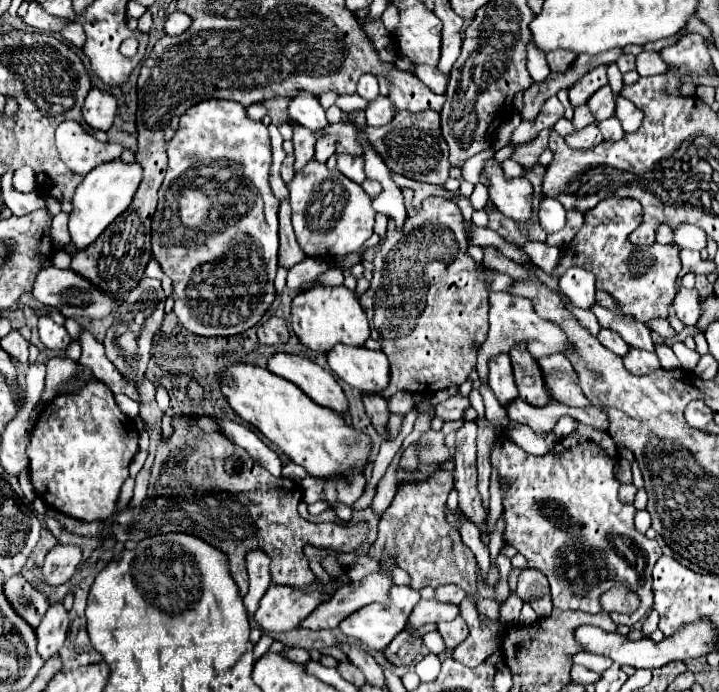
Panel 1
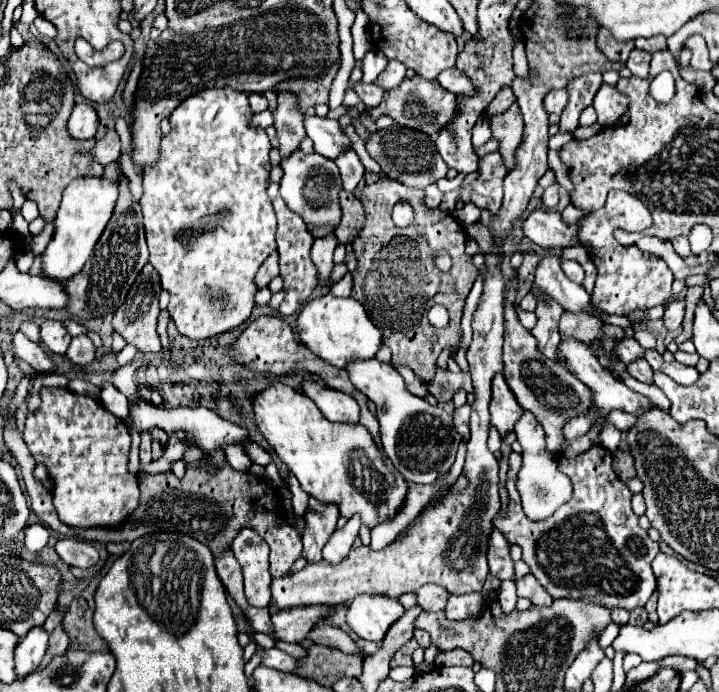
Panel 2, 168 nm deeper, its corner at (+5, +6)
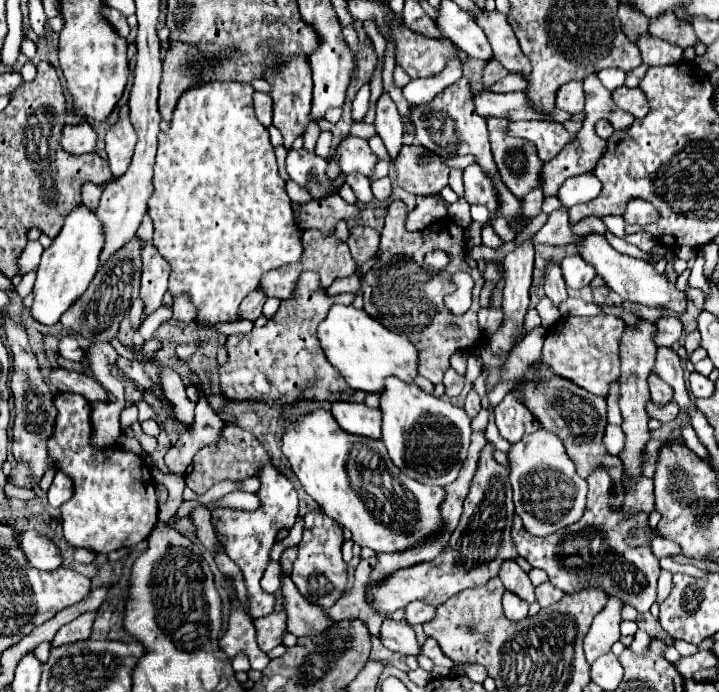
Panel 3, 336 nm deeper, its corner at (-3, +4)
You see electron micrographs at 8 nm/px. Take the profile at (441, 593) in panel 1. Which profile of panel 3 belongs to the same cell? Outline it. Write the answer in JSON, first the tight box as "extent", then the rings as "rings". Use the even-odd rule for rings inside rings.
{"extent":[406,601,436,625],"rings":[[[412,601],[408,607],[406,607],[406,621],[410,625],[416,625],[416,623],[426,623],[430,619],[436,617],[436,605],[430,605],[430,603],[422,603],[422,601]]]}

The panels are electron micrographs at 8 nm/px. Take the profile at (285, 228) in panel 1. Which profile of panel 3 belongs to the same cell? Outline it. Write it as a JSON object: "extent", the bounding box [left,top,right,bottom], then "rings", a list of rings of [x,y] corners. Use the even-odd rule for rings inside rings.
{"extent":[240,287,266,321],"rings":[[[256,287],[256,291],[252,291],[248,295],[248,299],[244,299],[244,303],[240,305],[240,319],[252,319],[256,321],[262,313],[262,307],[266,303],[266,295],[262,291],[262,287]]]}

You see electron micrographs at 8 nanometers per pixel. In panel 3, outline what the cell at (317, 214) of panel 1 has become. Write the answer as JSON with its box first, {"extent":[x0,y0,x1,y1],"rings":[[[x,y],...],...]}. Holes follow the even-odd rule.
{"extent":[286,147,336,199],"rings":[[[304,147],[290,149],[286,157],[286,171],[290,179],[304,187],[312,195],[312,199],[324,199],[336,193],[334,179],[326,175],[328,165],[330,165],[328,159],[314,155]]]}

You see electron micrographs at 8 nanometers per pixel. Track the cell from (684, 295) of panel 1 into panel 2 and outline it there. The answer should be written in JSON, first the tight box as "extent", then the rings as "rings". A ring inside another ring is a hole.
{"extent":[664,299,684,331],"rings":[[[674,299],[666,305],[666,311],[664,311],[664,327],[668,331],[678,331],[682,327],[682,319],[684,319],[684,301],[682,299]]]}

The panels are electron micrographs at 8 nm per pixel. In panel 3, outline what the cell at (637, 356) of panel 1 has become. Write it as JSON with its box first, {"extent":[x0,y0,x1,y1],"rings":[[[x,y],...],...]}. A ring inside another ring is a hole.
{"extent":[648,373,672,405],"rings":[[[652,373],[648,377],[650,383],[650,393],[652,393],[652,401],[658,405],[664,405],[668,401],[672,401],[672,387],[668,387],[668,383],[664,383],[656,373]]]}

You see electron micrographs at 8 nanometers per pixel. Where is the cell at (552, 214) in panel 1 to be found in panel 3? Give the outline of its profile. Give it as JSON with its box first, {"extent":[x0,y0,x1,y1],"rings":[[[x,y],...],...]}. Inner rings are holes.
{"extent":[558,173,600,209],"rings":[[[584,173],[584,175],[572,177],[564,183],[558,191],[558,199],[564,207],[570,209],[576,203],[586,203],[586,201],[594,199],[598,193],[600,193],[600,181],[592,173]]]}

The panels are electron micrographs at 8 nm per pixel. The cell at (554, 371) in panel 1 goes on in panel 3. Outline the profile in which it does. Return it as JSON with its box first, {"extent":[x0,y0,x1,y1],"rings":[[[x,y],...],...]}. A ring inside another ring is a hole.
{"extent":[544,265,568,307],"rings":[[[548,265],[548,271],[546,271],[546,283],[544,283],[544,289],[546,289],[546,297],[550,297],[550,301],[558,307],[562,301],[568,299],[568,293],[566,293],[566,283],[564,283],[564,277],[562,277],[562,271],[558,265]]]}

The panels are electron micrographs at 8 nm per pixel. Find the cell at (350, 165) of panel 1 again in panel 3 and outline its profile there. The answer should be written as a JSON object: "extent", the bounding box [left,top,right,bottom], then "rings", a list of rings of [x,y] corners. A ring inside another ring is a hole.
{"extent":[346,173,374,203],"rings":[[[360,173],[346,175],[346,183],[352,187],[352,191],[354,191],[354,195],[358,197],[358,201],[362,201],[362,203],[372,203],[374,195],[372,195],[372,191],[370,191],[370,181],[368,181],[364,175],[360,175]]]}

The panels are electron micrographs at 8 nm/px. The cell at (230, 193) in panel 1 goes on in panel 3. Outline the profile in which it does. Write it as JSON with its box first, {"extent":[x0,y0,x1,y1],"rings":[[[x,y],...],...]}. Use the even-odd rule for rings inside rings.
{"extent":[148,83,302,333],"rings":[[[208,83],[204,87],[196,87],[192,91],[186,91],[180,97],[180,103],[176,105],[170,129],[166,133],[158,135],[158,155],[156,155],[156,165],[154,165],[154,193],[148,201],[148,213],[154,221],[154,247],[158,253],[170,263],[172,273],[170,273],[170,293],[174,297],[178,295],[188,295],[194,309],[196,309],[196,319],[194,327],[198,333],[208,333],[216,331],[218,323],[234,323],[238,321],[240,315],[240,303],[242,299],[254,291],[260,283],[260,277],[276,267],[294,263],[302,255],[302,245],[300,245],[300,231],[294,225],[294,213],[292,213],[292,201],[284,193],[284,179],[278,175],[278,165],[276,165],[276,155],[274,147],[270,143],[270,133],[268,129],[258,121],[254,113],[254,87],[250,83]]]}

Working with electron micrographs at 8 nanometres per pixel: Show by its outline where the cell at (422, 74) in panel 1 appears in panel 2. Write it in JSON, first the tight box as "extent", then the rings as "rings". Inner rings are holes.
{"extent":[436,67,476,95],"rings":[[[456,67],[446,69],[444,73],[440,73],[436,81],[444,89],[448,89],[450,93],[454,93],[454,95],[460,95],[460,93],[476,93],[476,87],[472,85],[472,81],[468,81],[468,77],[464,77],[464,73],[460,69],[456,69]]]}

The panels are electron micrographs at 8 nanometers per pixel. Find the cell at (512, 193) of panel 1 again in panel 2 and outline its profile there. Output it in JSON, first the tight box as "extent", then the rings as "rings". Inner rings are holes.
{"extent":[522,211,582,249],"rings":[[[534,211],[522,223],[526,237],[532,239],[542,249],[566,249],[566,247],[582,245],[580,239],[576,237],[576,223],[572,225],[564,223],[558,211],[554,213]]]}

